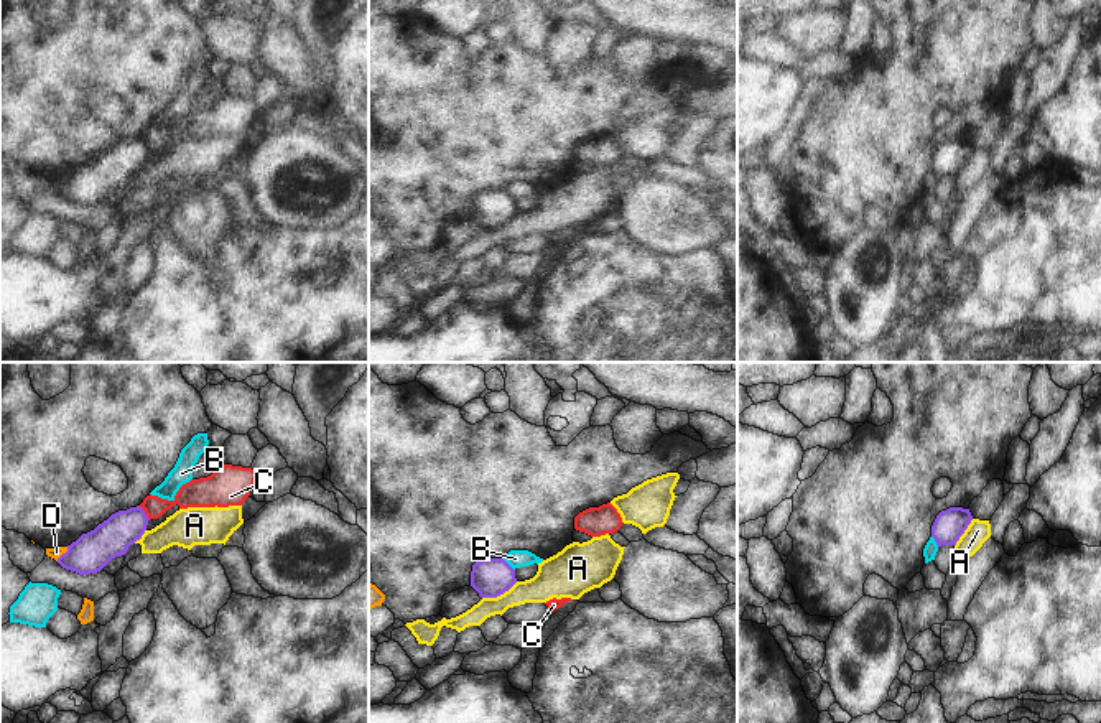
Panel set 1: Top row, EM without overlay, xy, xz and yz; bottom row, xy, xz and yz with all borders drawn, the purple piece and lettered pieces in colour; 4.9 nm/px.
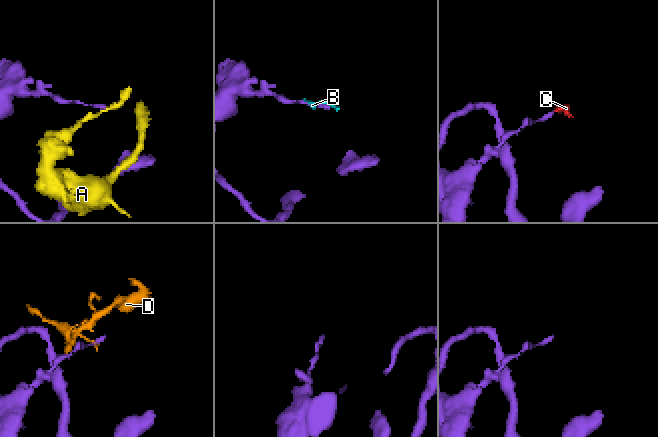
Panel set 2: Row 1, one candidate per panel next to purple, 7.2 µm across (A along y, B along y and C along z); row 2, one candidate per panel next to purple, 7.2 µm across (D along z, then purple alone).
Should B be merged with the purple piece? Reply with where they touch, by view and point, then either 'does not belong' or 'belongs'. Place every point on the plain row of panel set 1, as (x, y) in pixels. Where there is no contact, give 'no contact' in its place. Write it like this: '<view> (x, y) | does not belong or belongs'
xz (509, 196) | does not belong

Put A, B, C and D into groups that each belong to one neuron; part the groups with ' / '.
A / B / C / D

